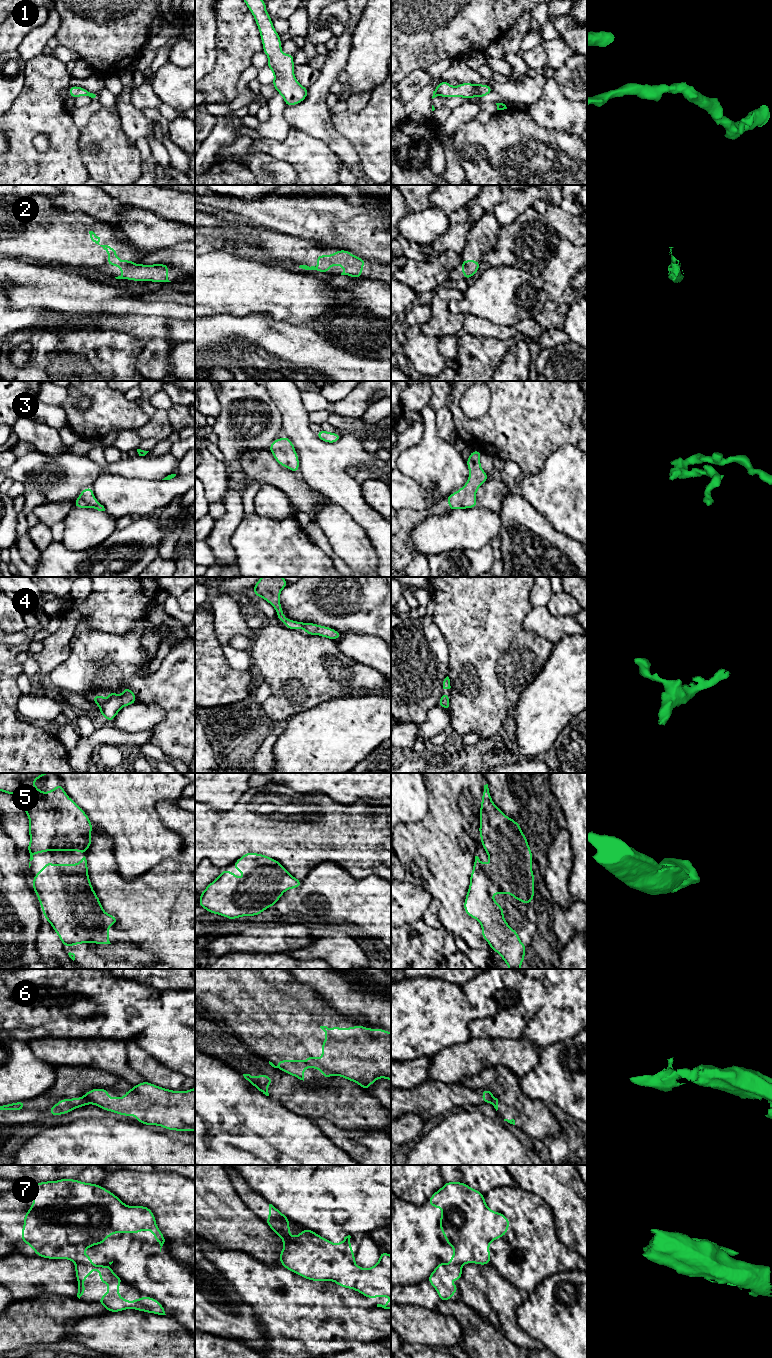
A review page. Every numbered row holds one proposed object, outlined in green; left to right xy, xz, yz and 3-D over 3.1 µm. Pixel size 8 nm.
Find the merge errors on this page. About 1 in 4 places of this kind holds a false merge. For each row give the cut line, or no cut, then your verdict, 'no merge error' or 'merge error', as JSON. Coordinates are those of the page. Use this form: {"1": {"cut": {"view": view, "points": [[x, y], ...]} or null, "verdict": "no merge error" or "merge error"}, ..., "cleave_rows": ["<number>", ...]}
{"1": {"cut": null, "verdict": "no merge error"}, "2": {"cut": null, "verdict": "no merge error"}, "3": {"cut": null, "verdict": "no merge error"}, "4": {"cut": null, "verdict": "no merge error"}, "5": {"cut": null, "verdict": "no merge error"}, "6": {"cut": {"view": "xy", "points": [[84, 1095], [91, 1103]]}, "verdict": "merge error"}, "7": {"cut": {"view": "xy", "points": [[75, 1262], [93, 1264]]}, "verdict": "merge error"}, "cleave_rows": ["6", "7"]}

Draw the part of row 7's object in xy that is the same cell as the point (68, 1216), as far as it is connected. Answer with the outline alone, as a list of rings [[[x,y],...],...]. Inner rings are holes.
[[[75,1179],[39,1182],[30,1189],[35,1193],[34,1201],[23,1219],[21,1238],[39,1257],[93,1265],[92,1257],[84,1253],[87,1248],[104,1244],[106,1238],[116,1232],[136,1234],[144,1230],[154,1234],[161,1252],[164,1235],[157,1227],[153,1212],[146,1206],[126,1205],[102,1186]]]

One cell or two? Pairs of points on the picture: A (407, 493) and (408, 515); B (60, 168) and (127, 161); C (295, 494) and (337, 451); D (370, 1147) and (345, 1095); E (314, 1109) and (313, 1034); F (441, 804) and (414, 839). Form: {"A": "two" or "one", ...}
{"A": "two", "B": "two", "C": "two", "D": "two", "E": "two", "F": "one"}

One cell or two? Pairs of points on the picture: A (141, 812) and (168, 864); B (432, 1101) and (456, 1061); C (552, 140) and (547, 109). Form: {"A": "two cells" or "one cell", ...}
{"A": "two cells", "B": "two cells", "C": "two cells"}

